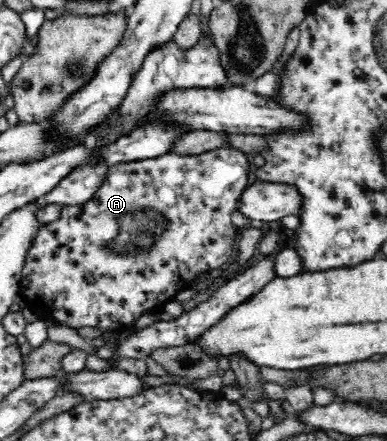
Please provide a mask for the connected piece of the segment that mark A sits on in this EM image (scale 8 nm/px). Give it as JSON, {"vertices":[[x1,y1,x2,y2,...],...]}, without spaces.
{"vertices":[[230,147,210,149,208,152,198,155,190,154,182,156,178,153,166,153,156,158,130,161,108,167,105,180,100,185,94,197,87,202,75,205,62,205,58,220,43,224,38,231,34,244,30,247,27,262,23,268,23,280,21,281,20,295,25,300,27,307,35,312,39,319,56,321,68,328,82,328,92,326,101,331,111,330,119,332,132,325,139,316,146,313,161,313,164,305,174,300,176,295,193,285,194,279,201,273,213,268,226,266,230,257,230,248,234,244,234,238,239,236,237,227,232,224,230,214,240,204,242,194,248,186,248,174,250,166,246,153]]}

